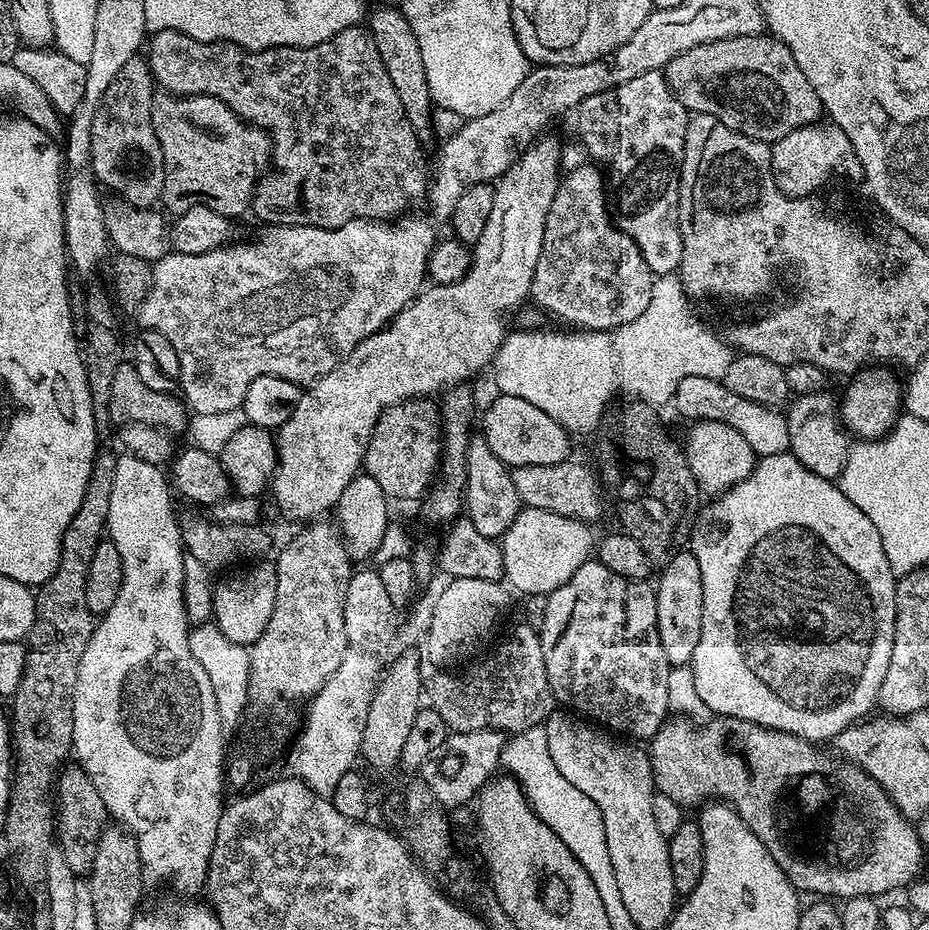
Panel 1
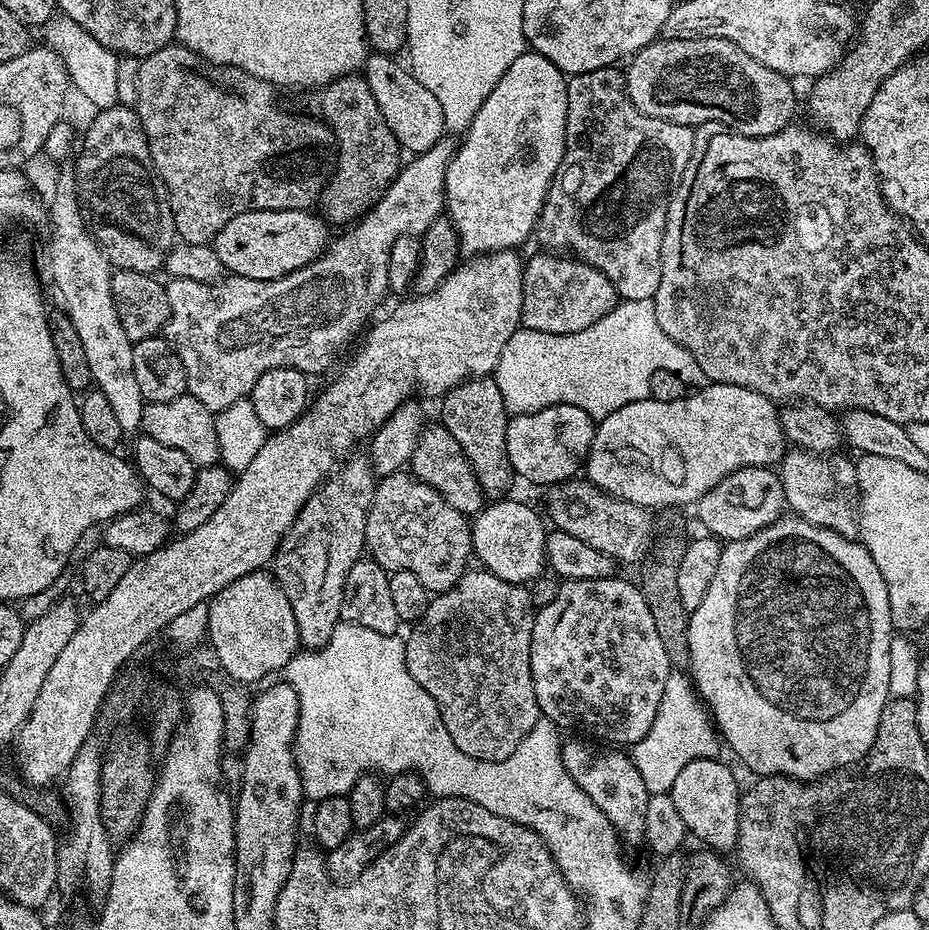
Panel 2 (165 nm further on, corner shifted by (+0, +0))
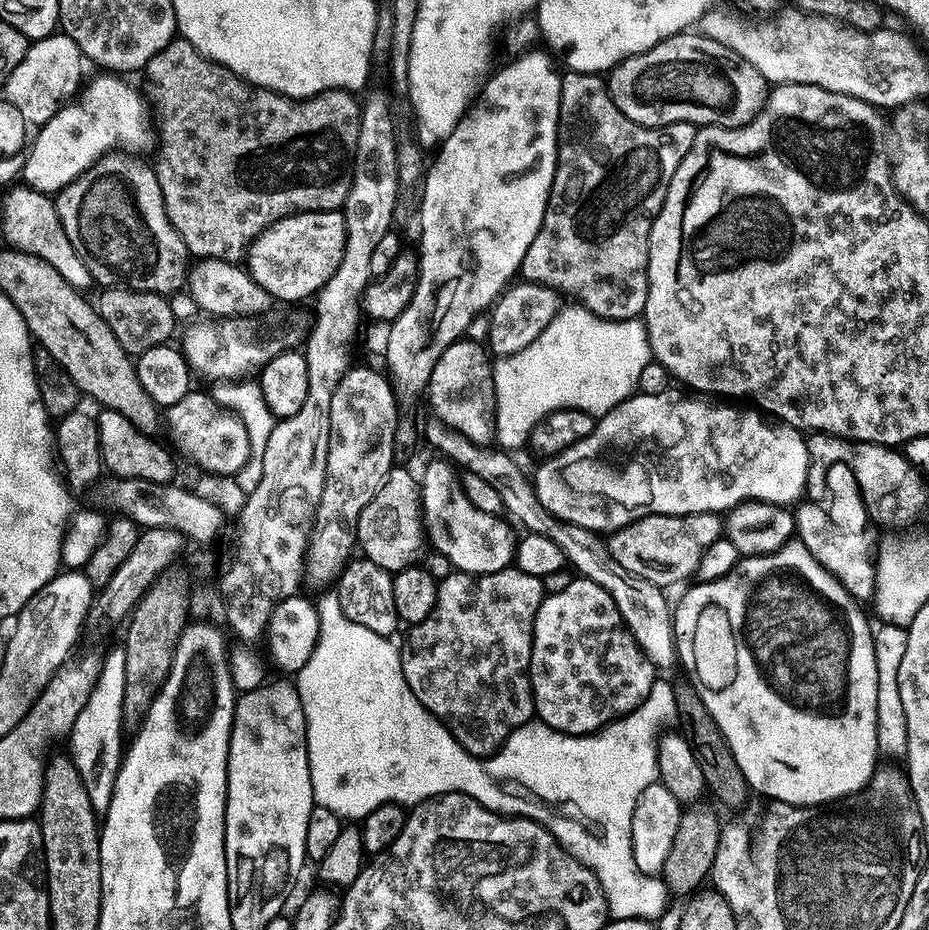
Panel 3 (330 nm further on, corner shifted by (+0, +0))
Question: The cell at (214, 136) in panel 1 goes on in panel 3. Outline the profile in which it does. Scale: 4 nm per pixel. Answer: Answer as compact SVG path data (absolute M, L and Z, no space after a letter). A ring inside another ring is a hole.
M173 38L165 48L158 50L154 58L142 69L148 75L148 88L152 91L151 101L154 103L154 116L158 121L158 153L160 157L154 161L158 186L162 186L162 202L166 206L166 214L178 230L182 242L188 247L193 257L201 260L225 260L239 265L248 255L248 248L264 230L282 218L292 216L296 212L335 212L343 209L352 186L352 170L356 167L356 151L358 150L358 128L360 126L361 101L351 92L342 88L330 88L307 100L291 100L289 96L280 96L269 88L259 88L249 80L234 74L226 66L206 58L198 49L183 38Z

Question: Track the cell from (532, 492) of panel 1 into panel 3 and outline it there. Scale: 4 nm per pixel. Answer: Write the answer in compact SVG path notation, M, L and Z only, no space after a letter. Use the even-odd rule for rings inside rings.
M715 512L689 516L644 516L611 533L606 543L614 559L620 566L626 566L630 574L668 590L671 584L691 581L696 576L706 550L722 539L725 532L725 521Z

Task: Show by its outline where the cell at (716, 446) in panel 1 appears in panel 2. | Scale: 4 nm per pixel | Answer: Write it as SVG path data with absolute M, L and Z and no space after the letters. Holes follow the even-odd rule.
M771 467L739 468L731 472L694 505L696 516L705 533L721 542L744 540L770 526L785 515L784 491L779 475Z

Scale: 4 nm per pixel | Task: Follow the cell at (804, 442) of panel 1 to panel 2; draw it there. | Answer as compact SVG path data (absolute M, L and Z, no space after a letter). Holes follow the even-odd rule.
M793 447L785 451L784 457L778 465L778 475L784 491L784 503L800 519L810 522L819 528L834 530L839 536L855 537L858 532L858 516L854 511L854 500L848 497L848 491L853 491L856 482L855 463L841 454L821 454L807 452L805 448Z

